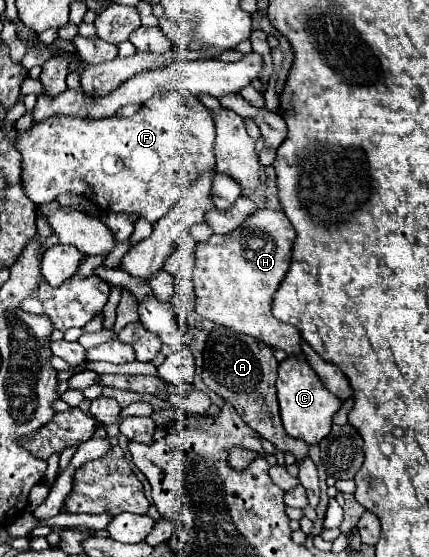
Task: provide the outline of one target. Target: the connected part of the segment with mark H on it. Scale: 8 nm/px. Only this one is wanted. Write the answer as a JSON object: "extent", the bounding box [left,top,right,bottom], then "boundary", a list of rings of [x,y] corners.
{"extent":[192,207,302,355],"boundary":[[[262,207],[248,215],[230,235],[212,235],[204,245],[198,243],[192,275],[196,313],[218,325],[226,325],[236,333],[258,337],[266,345],[282,349],[288,355],[302,353],[298,329],[280,323],[270,311],[272,295],[290,267],[294,237],[296,231],[282,211]]]}

